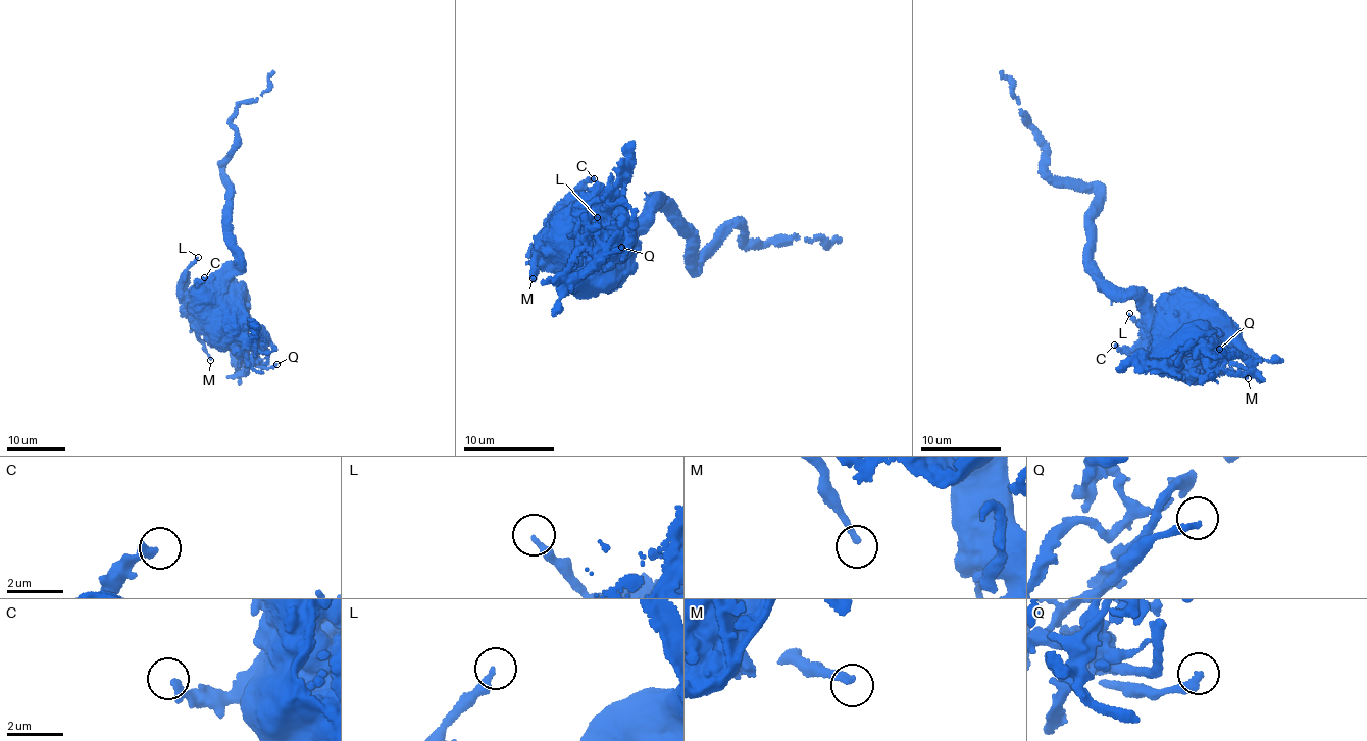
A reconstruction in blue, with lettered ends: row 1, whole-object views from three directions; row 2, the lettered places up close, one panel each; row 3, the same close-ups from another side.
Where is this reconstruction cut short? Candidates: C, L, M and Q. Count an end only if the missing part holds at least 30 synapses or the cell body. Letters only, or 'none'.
none

